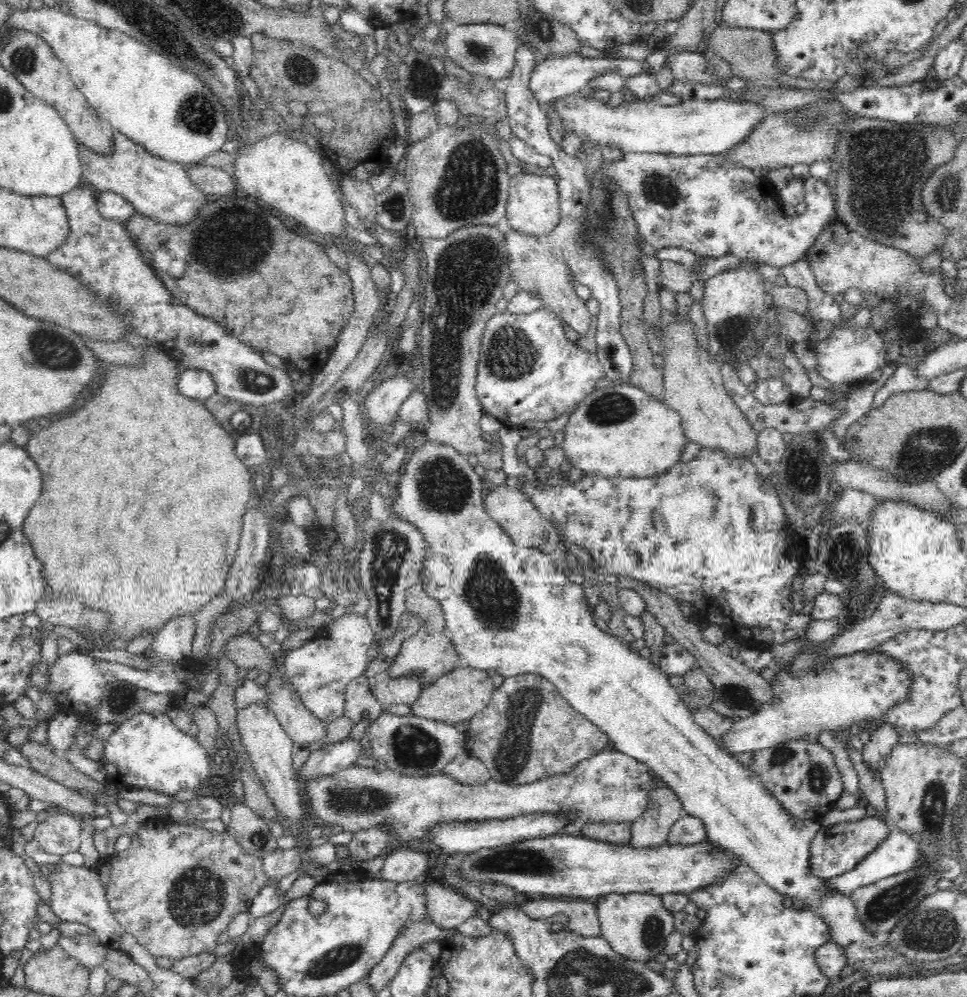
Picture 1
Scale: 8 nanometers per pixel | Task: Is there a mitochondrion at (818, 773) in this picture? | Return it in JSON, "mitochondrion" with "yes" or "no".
{"mitochondrion":"yes"}

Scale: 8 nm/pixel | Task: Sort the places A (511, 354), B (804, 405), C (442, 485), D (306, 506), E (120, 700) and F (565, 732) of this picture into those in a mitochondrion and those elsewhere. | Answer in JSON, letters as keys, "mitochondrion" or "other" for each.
{"A":"mitochondrion","B":"other","C":"mitochondrion","D":"other","E":"mitochondrion","F":"other"}

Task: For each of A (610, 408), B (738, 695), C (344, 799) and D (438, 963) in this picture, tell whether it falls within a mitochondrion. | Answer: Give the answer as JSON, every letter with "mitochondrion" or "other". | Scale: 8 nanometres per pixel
{"A":"mitochondrion","B":"mitochondrion","C":"mitochondrion","D":"other"}

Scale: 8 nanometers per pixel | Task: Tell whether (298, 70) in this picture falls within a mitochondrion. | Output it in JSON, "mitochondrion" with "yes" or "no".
{"mitochondrion":"yes"}

